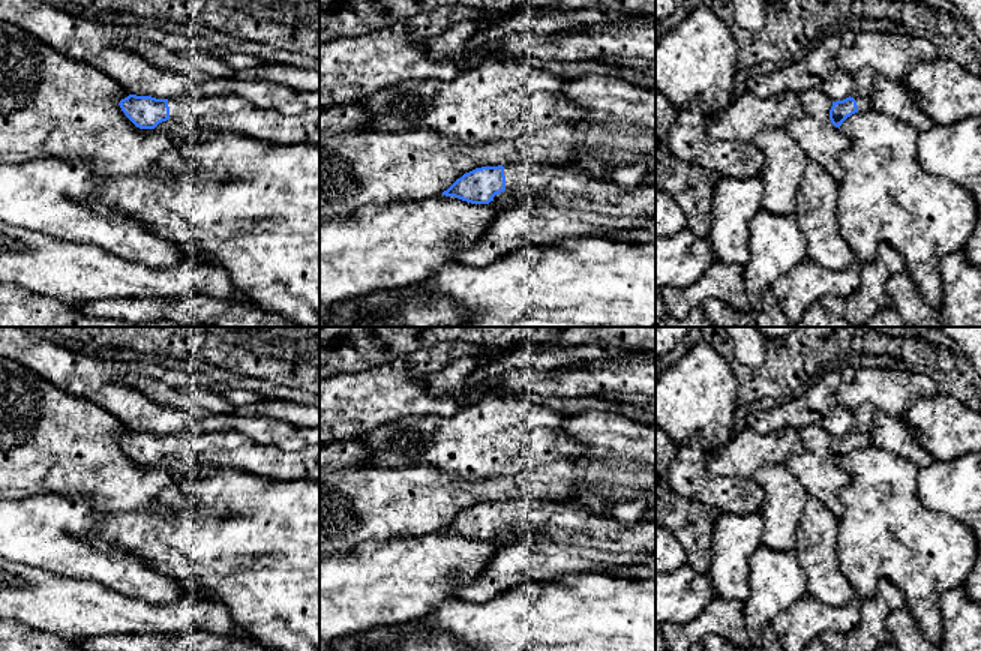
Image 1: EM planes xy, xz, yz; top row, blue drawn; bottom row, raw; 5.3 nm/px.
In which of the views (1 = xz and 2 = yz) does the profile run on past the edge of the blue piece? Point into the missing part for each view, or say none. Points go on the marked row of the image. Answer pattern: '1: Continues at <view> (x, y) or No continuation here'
1: Continues at xz (563, 186)
2: Continues at yz (863, 78)

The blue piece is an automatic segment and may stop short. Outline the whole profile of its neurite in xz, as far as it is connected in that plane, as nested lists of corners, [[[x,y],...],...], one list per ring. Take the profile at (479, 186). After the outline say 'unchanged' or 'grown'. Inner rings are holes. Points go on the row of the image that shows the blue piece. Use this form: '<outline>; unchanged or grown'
[[[516,162],[476,168],[458,178],[446,196],[471,204],[510,202],[507,189],[519,184],[542,186],[531,202],[560,208],[580,208],[602,216],[639,216],[656,213],[656,171],[638,189],[620,189],[608,177],[588,170],[540,162]]]; grown

